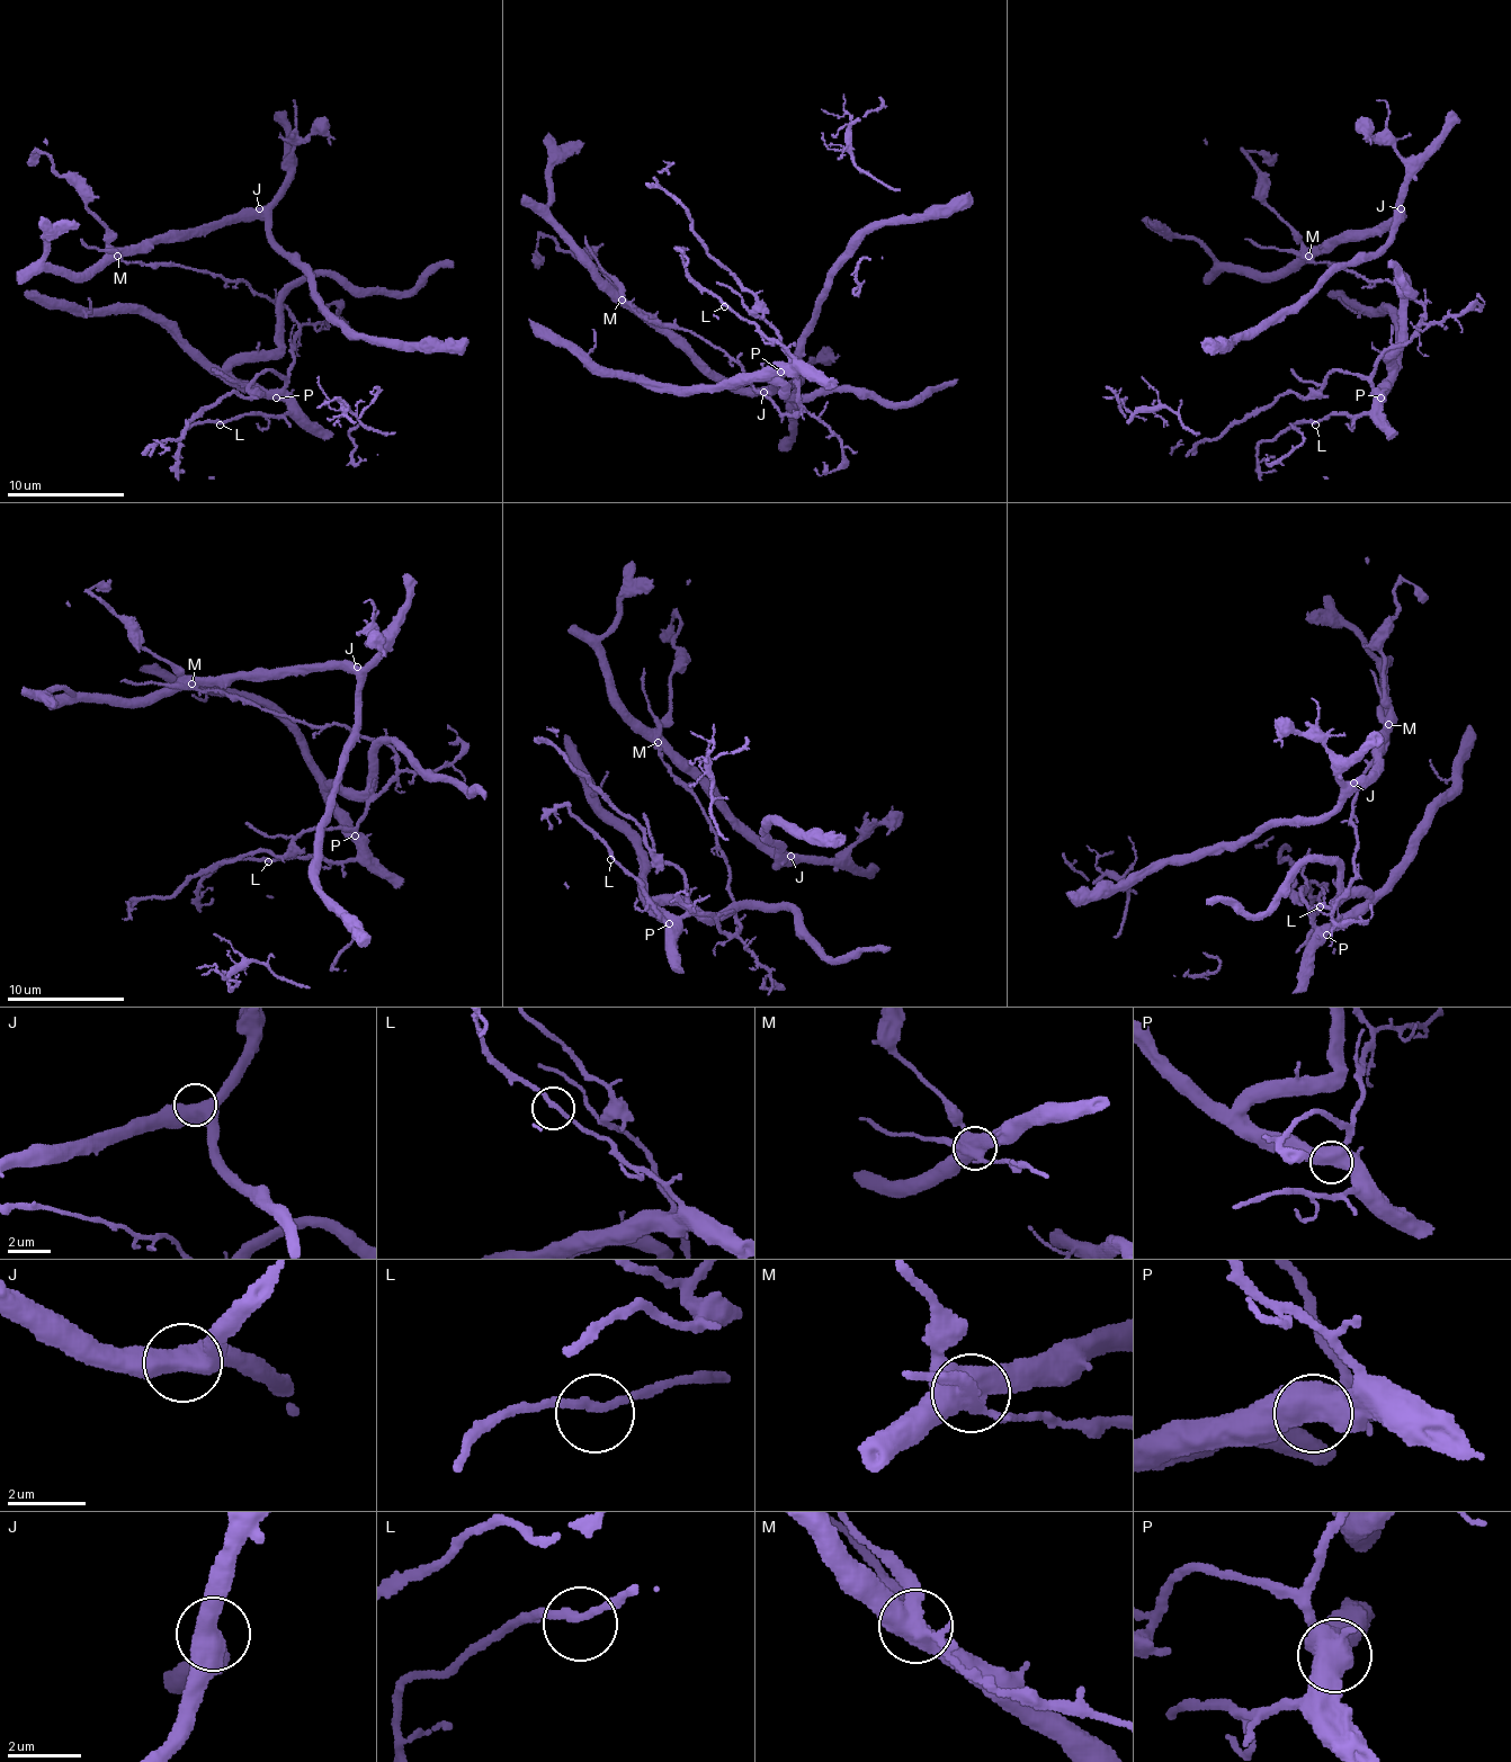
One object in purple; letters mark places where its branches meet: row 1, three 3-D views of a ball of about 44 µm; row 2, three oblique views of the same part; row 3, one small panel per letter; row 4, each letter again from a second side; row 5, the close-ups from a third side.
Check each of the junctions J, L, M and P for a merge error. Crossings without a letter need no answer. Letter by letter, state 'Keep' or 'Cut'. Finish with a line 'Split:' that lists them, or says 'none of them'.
J: Keep
L: Keep
M: Cut
P: Keep
Split: M

